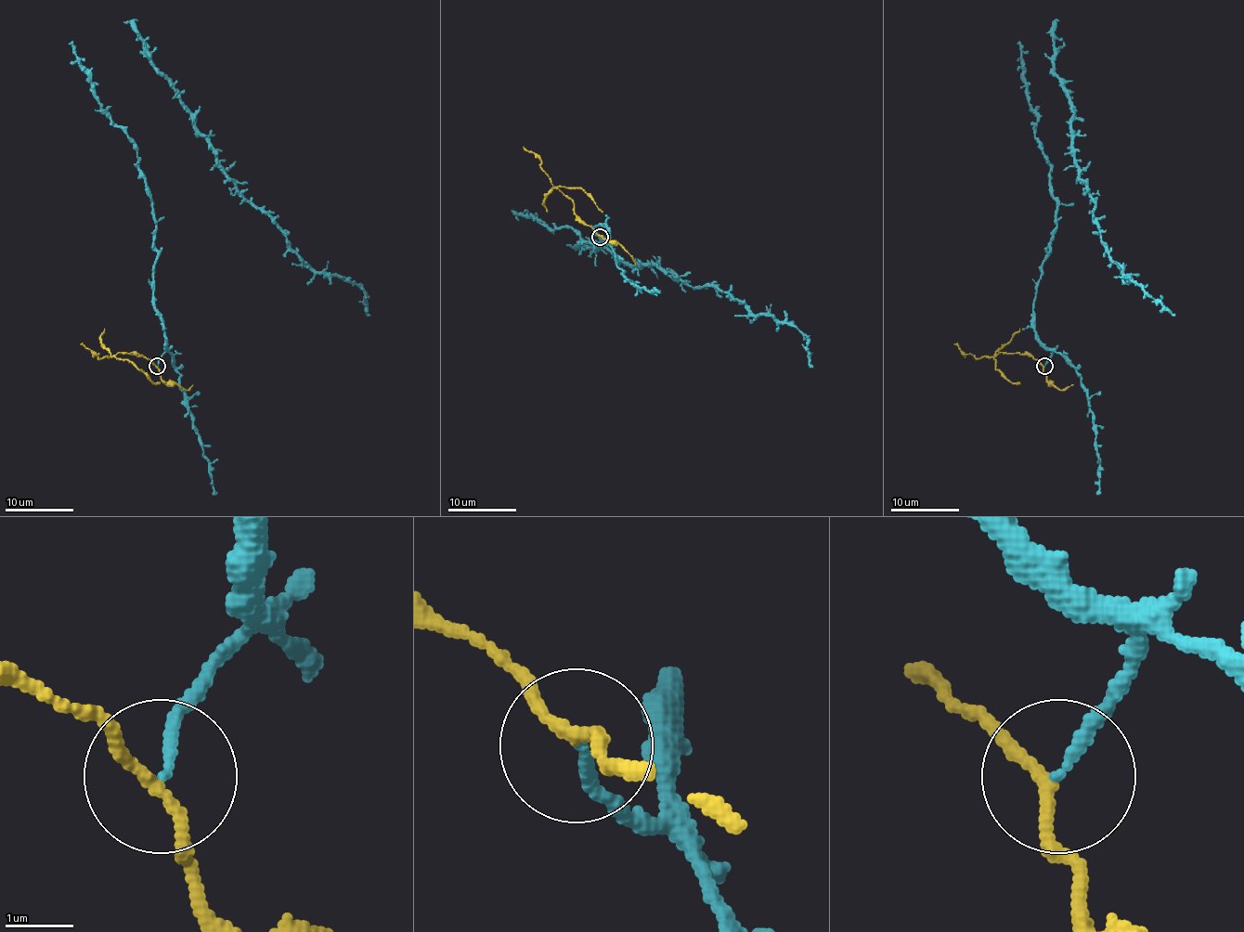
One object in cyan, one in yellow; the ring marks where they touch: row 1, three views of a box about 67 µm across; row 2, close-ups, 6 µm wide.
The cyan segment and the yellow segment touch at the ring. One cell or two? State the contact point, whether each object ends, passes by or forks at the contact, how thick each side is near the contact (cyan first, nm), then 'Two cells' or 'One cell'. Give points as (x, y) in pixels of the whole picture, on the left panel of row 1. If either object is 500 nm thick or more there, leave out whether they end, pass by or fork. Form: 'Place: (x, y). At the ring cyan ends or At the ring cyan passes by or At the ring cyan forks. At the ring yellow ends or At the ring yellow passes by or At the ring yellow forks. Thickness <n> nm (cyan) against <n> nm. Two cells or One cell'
Place: (157, 366). At the ring cyan ends. At the ring yellow passes by. Thickness 150 nm (cyan) against 150 nm. Two cells

